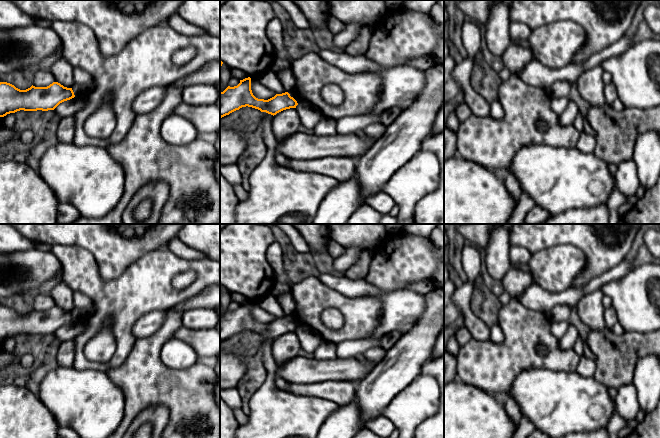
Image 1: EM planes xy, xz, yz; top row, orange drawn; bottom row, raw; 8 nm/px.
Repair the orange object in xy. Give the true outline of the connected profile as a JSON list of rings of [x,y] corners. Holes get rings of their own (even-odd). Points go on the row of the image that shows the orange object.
[[[93,80],[87,85],[74,84],[72,88],[67,88],[53,82],[47,87],[32,85],[26,90],[20,90],[10,83],[0,82],[0,117],[20,110],[54,110],[64,101],[85,95],[92,84]]]

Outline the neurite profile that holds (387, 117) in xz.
[[[393,106],[380,114],[380,122],[385,126],[391,125],[404,109],[400,106]]]

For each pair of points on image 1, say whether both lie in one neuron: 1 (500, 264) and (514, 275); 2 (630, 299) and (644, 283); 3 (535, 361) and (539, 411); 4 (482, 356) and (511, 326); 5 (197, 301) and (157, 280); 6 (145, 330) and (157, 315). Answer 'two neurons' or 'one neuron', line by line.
1: two neurons
2: one neuron
3: two neurons
4: one neuron
5: two neurons
6: one neuron

